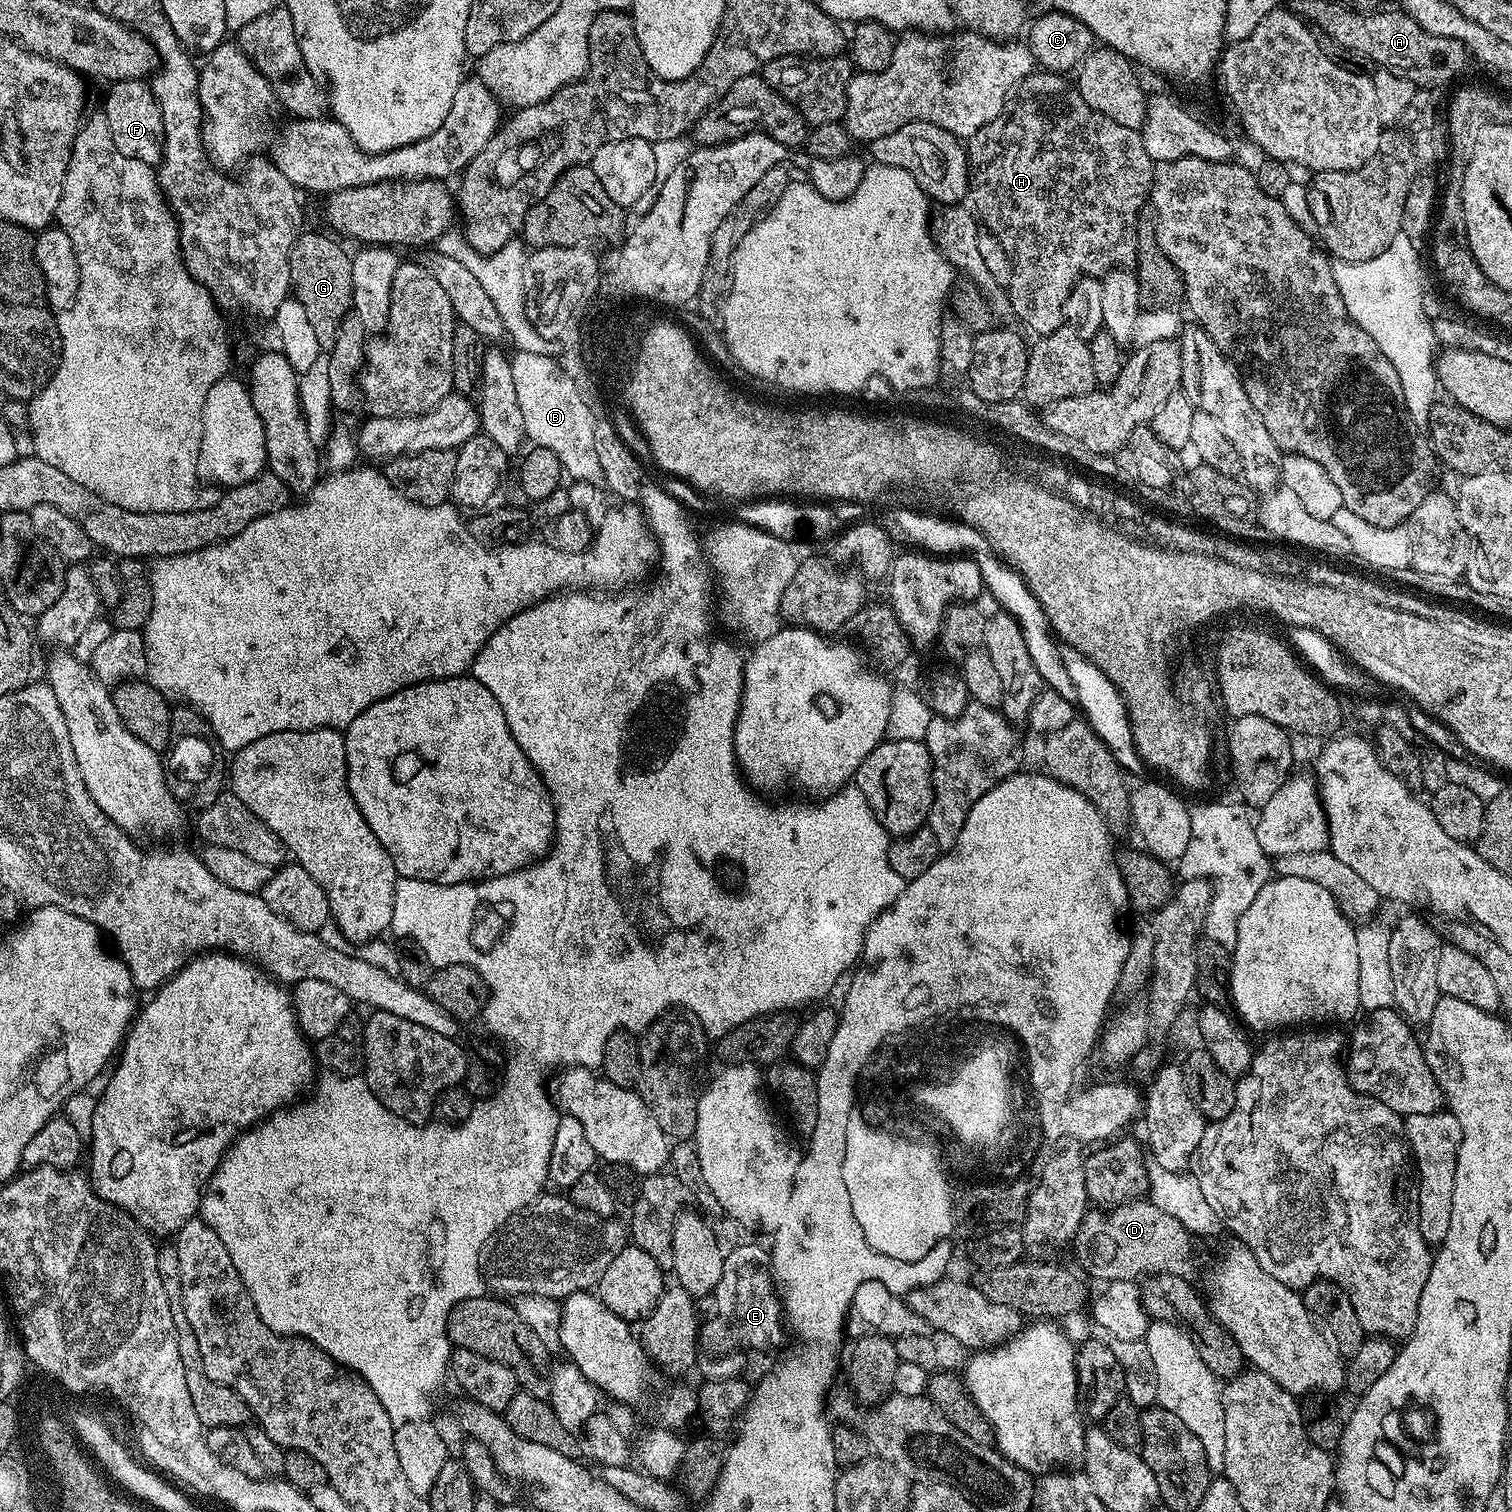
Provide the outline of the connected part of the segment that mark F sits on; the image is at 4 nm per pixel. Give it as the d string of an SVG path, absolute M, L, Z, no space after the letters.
M117 80L109 88L112 89L104 100L102 115L110 126L114 146L118 146L126 158L159 165L159 160L166 156L166 125L151 87L144 80Z

